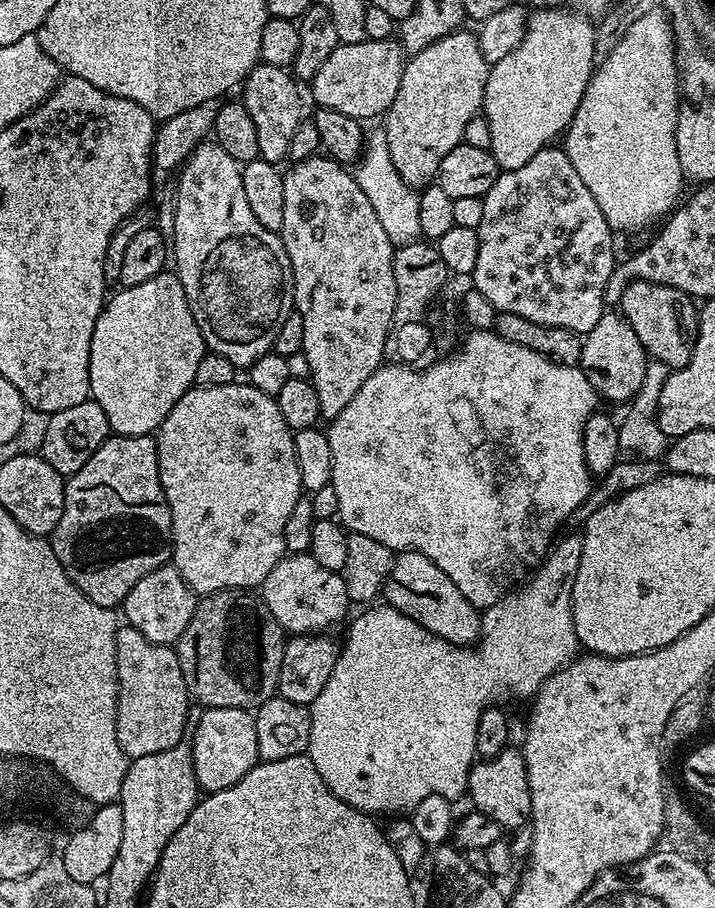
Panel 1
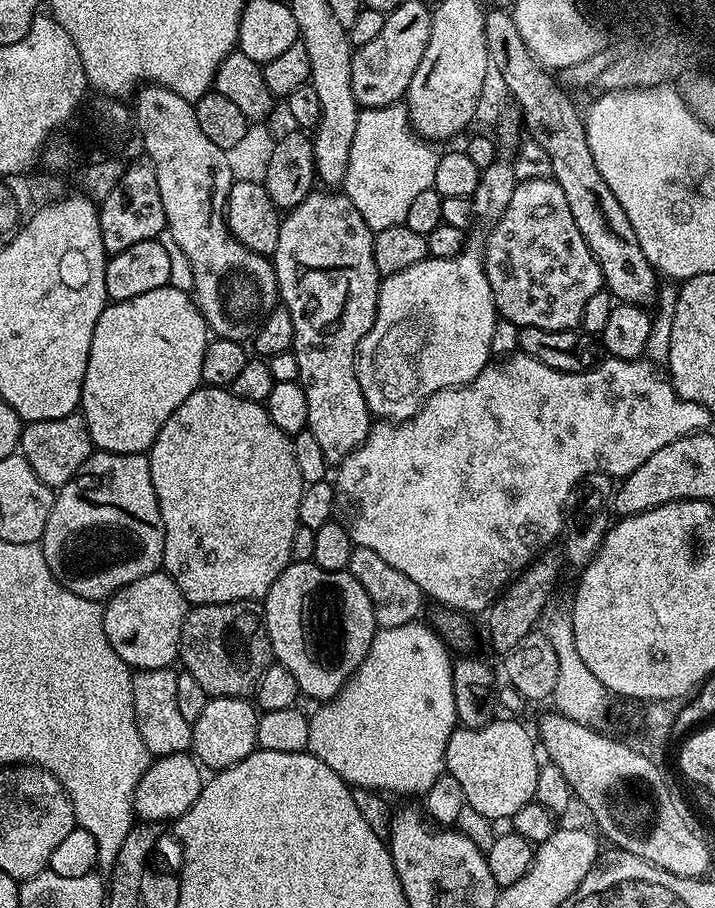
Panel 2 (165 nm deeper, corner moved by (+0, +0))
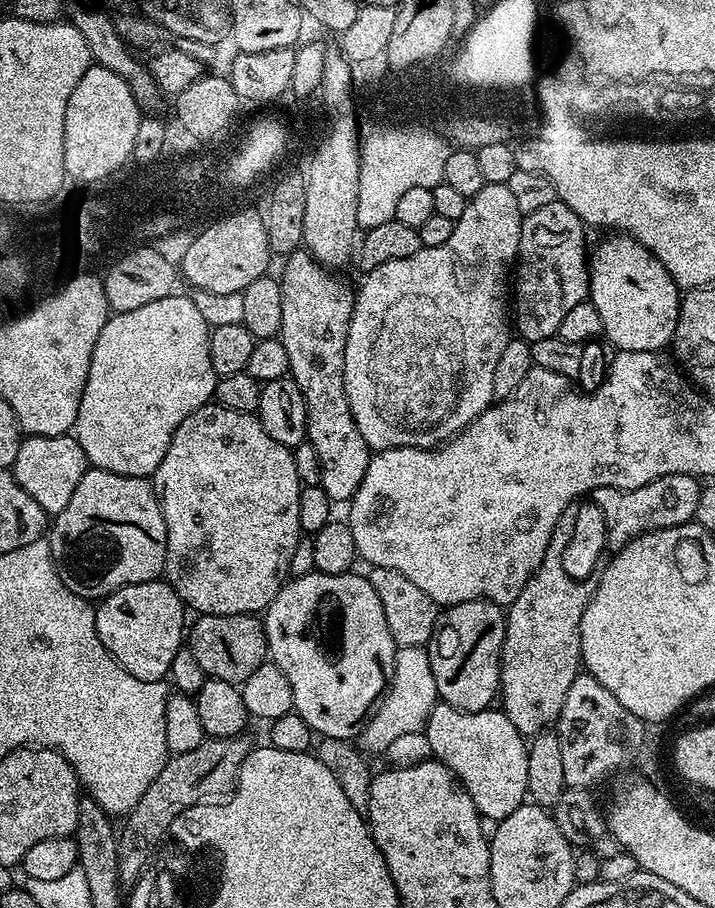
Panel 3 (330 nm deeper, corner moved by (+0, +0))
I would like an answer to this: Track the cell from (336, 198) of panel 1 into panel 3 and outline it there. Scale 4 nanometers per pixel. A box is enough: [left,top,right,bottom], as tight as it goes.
[278,250,370,502]

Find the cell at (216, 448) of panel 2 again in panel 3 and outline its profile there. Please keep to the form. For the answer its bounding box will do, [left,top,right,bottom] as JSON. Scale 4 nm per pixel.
[150,402,302,616]

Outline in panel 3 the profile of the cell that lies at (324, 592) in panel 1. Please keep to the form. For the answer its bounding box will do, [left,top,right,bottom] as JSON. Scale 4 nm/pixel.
[262,570,398,741]

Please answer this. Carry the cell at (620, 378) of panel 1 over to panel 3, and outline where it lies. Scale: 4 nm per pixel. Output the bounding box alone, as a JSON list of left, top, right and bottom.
[588,234,682,352]

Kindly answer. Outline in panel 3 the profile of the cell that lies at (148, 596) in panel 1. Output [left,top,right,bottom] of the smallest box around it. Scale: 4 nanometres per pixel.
[96,579,186,682]

